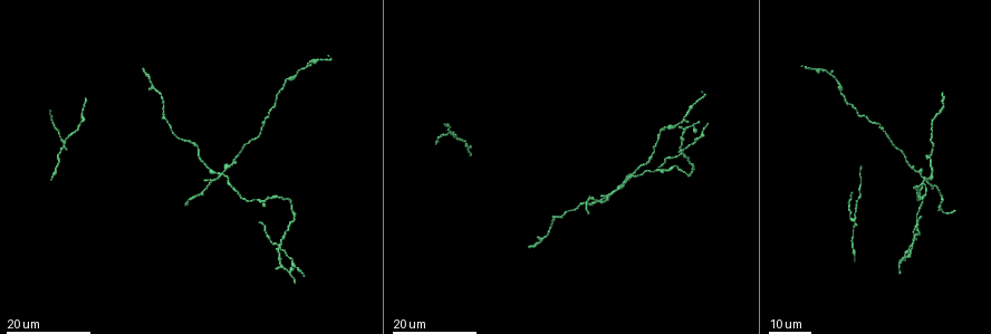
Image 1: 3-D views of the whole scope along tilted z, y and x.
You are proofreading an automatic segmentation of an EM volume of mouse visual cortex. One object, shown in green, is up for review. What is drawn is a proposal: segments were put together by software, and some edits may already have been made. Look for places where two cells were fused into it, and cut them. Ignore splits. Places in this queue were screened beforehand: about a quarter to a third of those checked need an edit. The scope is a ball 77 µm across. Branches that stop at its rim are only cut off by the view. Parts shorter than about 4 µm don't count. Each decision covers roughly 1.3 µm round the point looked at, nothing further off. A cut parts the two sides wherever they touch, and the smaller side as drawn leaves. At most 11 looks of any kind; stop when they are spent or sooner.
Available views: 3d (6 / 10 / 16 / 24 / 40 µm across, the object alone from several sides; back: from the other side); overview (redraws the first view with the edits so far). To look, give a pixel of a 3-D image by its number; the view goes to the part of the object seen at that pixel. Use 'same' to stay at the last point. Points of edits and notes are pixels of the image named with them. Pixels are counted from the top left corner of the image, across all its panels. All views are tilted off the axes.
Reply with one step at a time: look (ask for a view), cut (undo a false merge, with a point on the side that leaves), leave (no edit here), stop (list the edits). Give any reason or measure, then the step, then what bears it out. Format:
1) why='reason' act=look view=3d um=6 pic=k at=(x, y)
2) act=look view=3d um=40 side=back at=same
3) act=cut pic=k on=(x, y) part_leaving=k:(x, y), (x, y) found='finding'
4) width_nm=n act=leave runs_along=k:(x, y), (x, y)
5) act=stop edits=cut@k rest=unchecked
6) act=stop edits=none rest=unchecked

why='four arms meet' act=look view=3d um=16 pic=1 at=(617, 191)

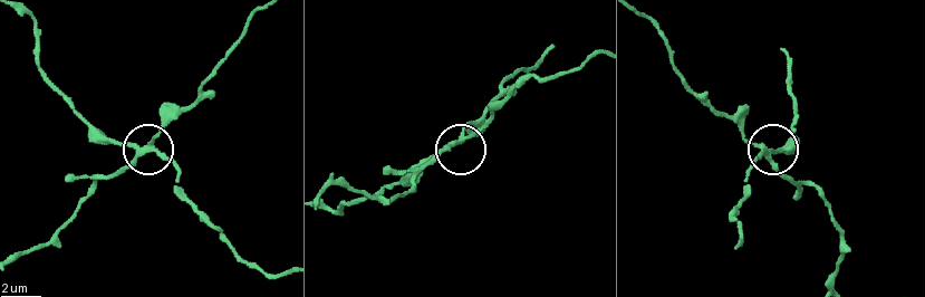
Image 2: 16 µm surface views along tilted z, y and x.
act=look view=3d um=6 pic=2 at=(154, 146)

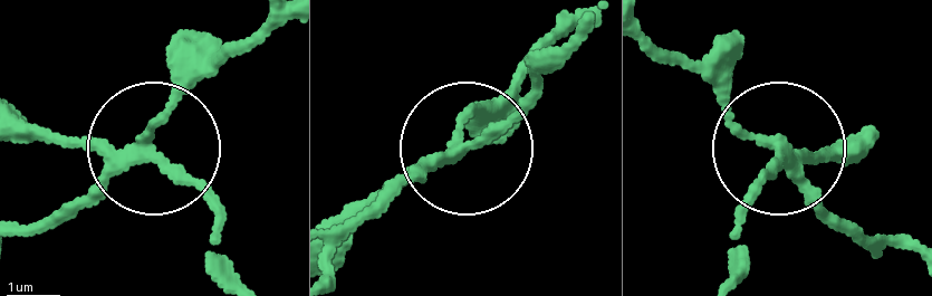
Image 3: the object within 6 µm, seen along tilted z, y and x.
side_arm_um=52 arms=4 act=cut pic=3 on=(69, 208) found='a second cell is stuck on'

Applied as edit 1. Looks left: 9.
act=look view=overview

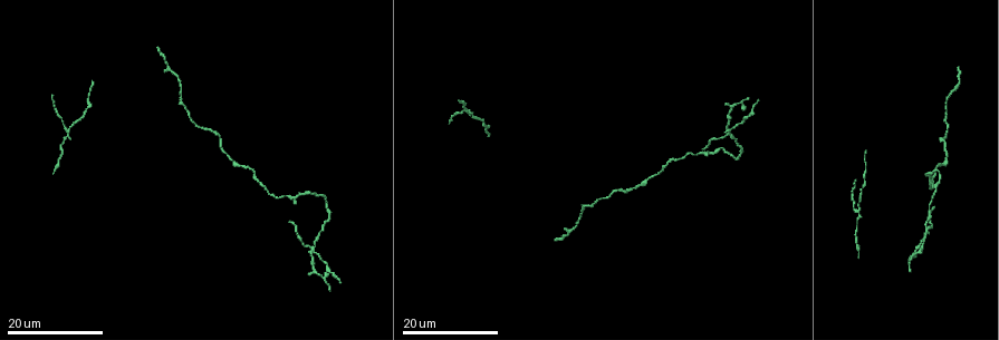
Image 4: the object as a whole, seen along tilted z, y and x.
act=look view=3d um=24 pic=4 at=(729, 130)

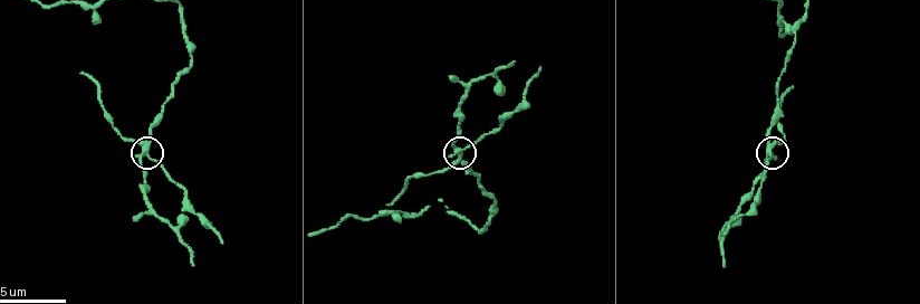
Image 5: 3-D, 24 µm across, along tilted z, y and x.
why='zoom in' act=look view=3d um=6 pic=5 at=(144, 153)

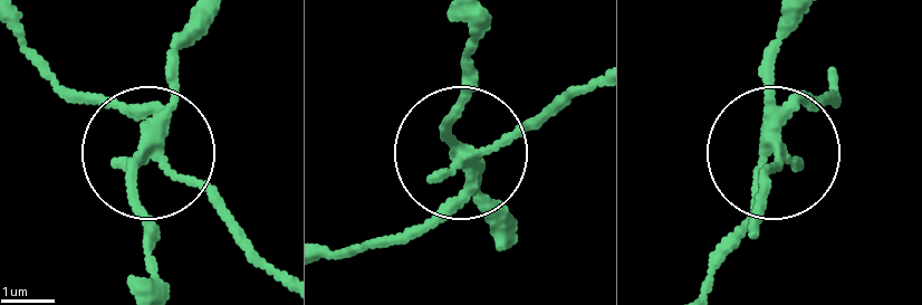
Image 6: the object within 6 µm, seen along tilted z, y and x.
arms=4 act=cut pic=6 on=(122, 105) part_leaving=6:(163, 143), (176, 175), (274, 268) found='two cells meet here'

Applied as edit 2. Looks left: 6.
why='calibre changes' act=look view=3d um=10 pic=5 at=(441, 201)

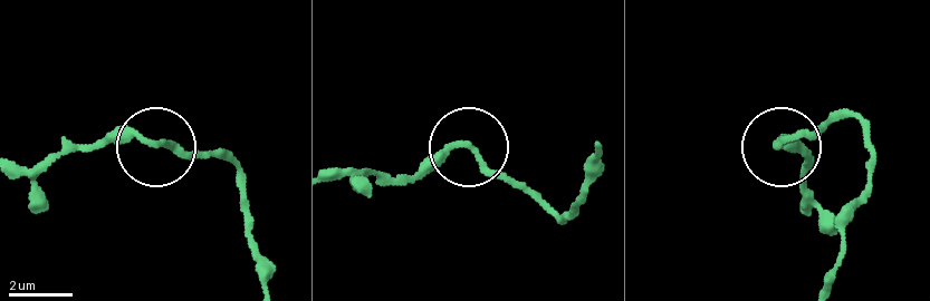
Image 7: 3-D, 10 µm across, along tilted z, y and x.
act=leave runs_along=7:(24, 166), (140, 141), (227, 162) found='one cell here'

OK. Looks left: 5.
why='thick turns thin' act=look view=3d um=10 pic=5 at=(166, 104)

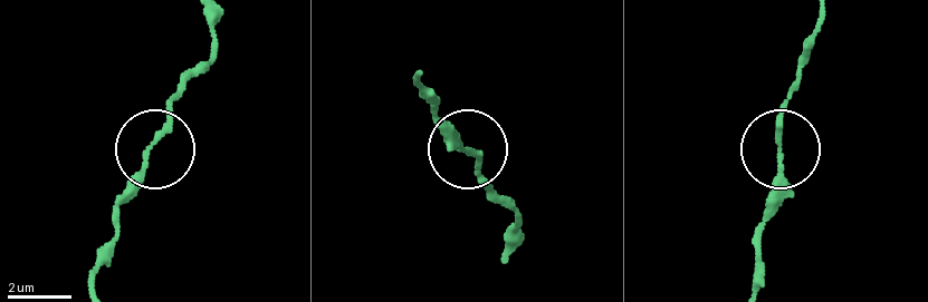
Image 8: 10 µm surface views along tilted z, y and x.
act=leave found='all the same cell'

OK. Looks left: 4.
why='four-way junction' act=look view=3d um=16 pic=4 at=(69, 130)

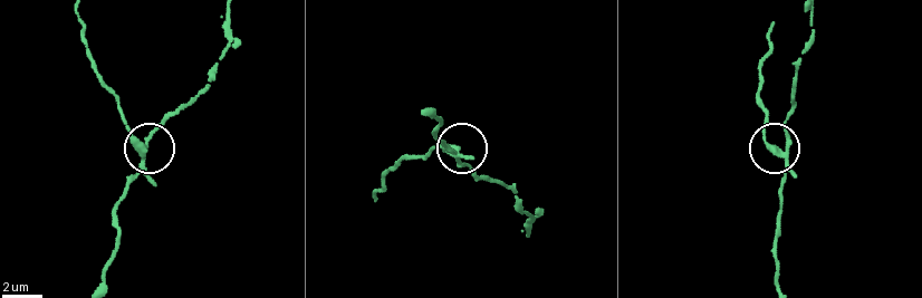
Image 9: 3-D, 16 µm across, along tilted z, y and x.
act=look view=3d um=10 pic=9 at=(142, 155)

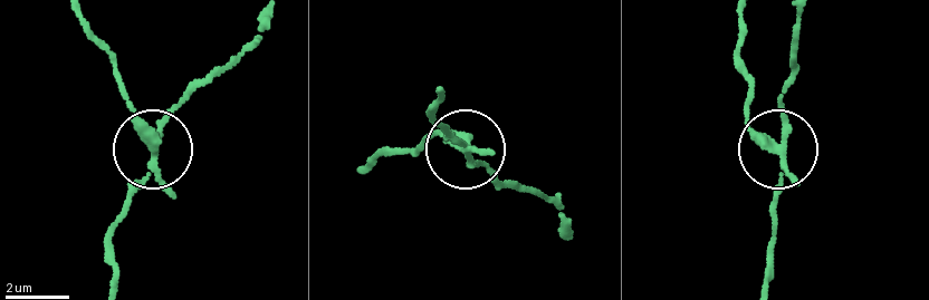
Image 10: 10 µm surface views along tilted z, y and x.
side_arm_um=10 arms=4 act=cut pic=10 on=(135, 123) found='two cells meet here'

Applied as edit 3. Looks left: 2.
act=stop edits=cut@3,cut@6,cut@10 rest=unchecked

